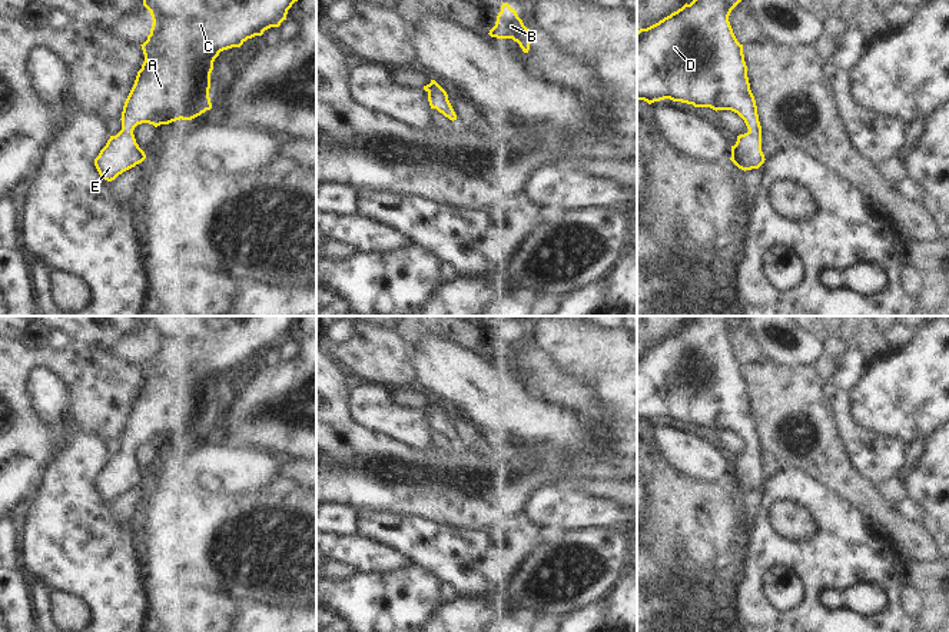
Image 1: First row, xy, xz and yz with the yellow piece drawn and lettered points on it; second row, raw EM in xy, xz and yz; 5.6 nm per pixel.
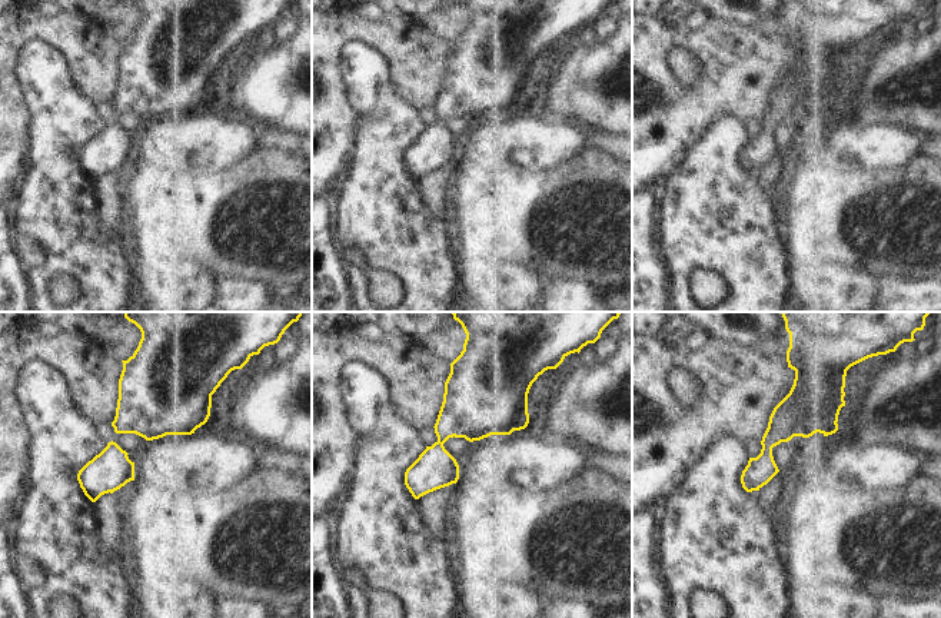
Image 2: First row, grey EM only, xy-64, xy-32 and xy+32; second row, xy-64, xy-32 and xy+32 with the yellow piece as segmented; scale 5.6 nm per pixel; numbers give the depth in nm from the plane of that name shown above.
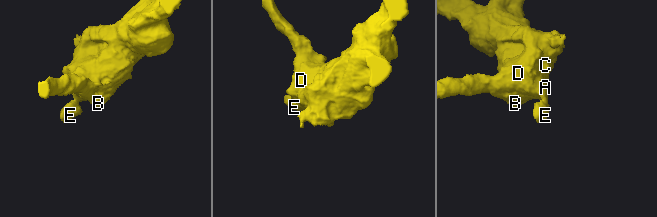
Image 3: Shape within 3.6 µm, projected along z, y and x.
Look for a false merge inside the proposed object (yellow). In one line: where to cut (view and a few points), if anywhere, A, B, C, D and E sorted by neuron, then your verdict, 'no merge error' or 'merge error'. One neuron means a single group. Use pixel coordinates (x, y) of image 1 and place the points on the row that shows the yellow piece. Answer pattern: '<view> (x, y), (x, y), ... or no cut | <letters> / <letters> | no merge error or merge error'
no cut | A B C D E | no merge error

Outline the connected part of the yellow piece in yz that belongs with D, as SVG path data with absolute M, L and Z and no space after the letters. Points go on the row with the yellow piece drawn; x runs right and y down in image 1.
M693 0L658 23L637 31L637 102L648 104L670 99L731 110L746 123L749 132L737 136L730 160L741 170L759 169L764 163L761 126L757 106L750 90L747 66L740 44L729 21L731 10L741 0Z

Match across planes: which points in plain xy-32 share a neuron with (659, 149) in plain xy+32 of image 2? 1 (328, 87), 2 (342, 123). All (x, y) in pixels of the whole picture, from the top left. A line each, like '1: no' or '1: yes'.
1: yes
2: yes

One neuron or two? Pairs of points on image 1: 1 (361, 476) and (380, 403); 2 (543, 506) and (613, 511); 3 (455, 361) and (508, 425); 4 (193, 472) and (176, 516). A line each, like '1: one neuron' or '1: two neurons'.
1: two neurons
2: one neuron
3: one neuron
4: two neurons

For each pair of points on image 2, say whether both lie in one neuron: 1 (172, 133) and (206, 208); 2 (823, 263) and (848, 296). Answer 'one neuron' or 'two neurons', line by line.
1: two neurons
2: one neuron

